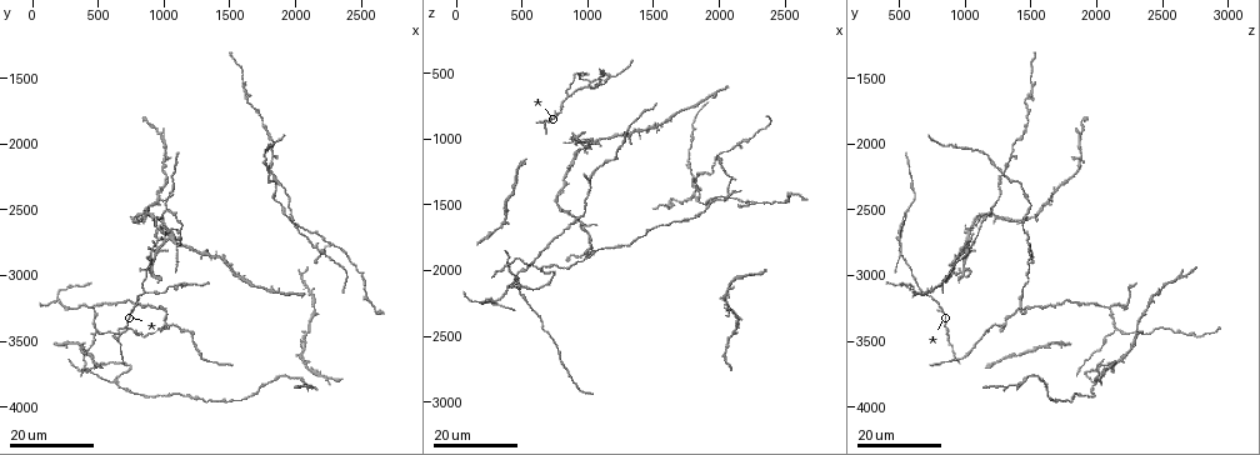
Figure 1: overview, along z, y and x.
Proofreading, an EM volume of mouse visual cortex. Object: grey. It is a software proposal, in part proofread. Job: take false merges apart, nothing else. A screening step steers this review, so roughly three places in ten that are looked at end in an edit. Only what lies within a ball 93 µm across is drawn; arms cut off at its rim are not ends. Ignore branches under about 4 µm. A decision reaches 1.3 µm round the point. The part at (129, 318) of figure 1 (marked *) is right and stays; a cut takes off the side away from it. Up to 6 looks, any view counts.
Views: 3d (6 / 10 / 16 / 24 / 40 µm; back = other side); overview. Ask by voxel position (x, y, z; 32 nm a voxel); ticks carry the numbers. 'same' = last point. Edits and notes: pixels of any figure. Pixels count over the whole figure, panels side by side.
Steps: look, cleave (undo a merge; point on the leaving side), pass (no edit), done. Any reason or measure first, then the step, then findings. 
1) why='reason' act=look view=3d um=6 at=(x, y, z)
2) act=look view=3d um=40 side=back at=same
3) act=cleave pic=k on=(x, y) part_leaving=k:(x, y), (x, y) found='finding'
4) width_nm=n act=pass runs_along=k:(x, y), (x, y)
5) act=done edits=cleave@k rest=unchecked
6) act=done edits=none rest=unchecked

why='three-way junction' act=look view=3d um=16 at=(2260, 2760, 1500)

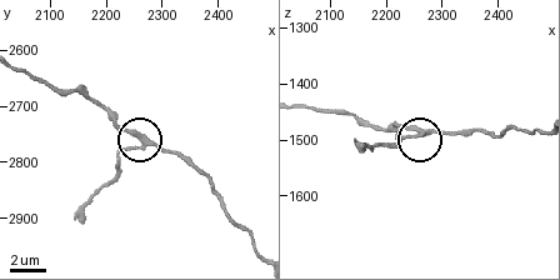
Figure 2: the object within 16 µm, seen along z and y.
why='zoom in' act=look view=3d um=10 at=(2265, 2775, 1495)

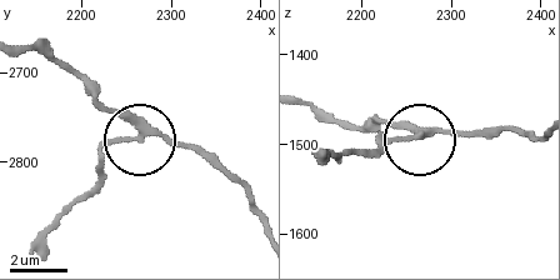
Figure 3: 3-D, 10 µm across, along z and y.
width_nm=220 act=pass runs_along=3:(303, 105), (414, 133), (355, 148) found='one neuron here'

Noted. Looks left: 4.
act=look view=3d um=24 at=(2160, 3740, 2060)

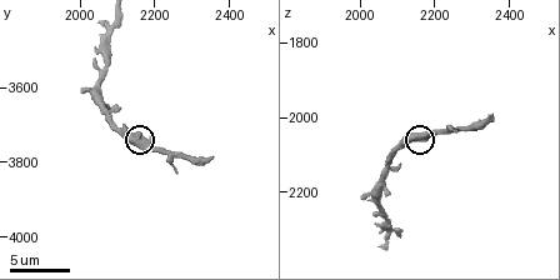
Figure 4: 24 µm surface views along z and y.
act=look view=3d um=10 at=(2150, 3720, 2060)

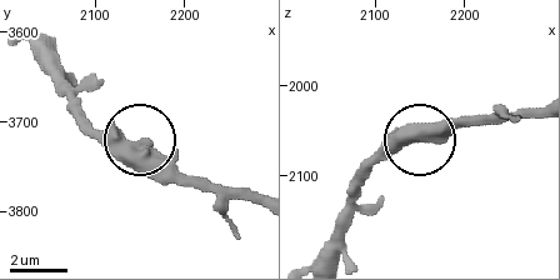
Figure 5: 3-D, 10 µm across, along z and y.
act=pass found='all the same neuron'

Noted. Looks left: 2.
act=done edits=none rest=unchecked

